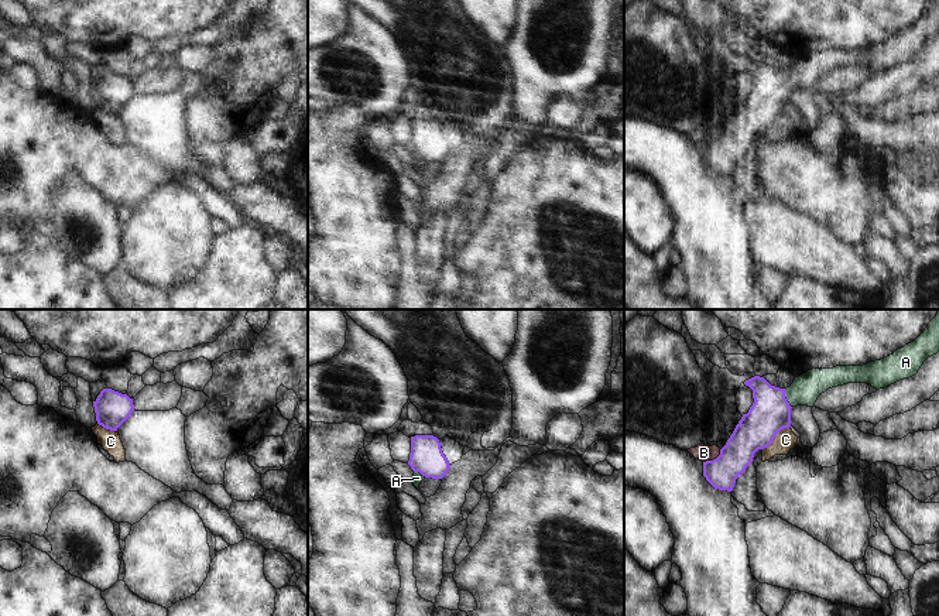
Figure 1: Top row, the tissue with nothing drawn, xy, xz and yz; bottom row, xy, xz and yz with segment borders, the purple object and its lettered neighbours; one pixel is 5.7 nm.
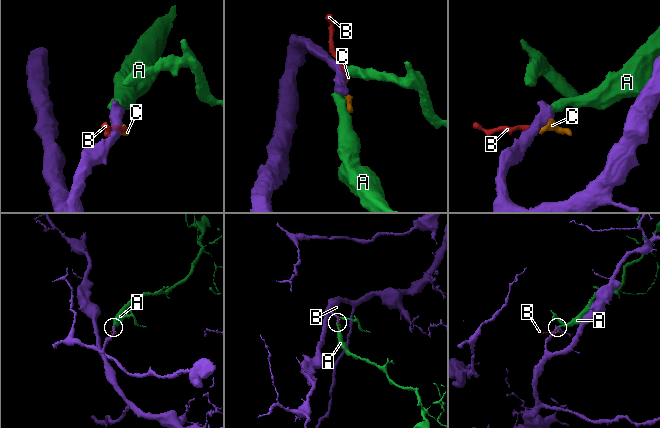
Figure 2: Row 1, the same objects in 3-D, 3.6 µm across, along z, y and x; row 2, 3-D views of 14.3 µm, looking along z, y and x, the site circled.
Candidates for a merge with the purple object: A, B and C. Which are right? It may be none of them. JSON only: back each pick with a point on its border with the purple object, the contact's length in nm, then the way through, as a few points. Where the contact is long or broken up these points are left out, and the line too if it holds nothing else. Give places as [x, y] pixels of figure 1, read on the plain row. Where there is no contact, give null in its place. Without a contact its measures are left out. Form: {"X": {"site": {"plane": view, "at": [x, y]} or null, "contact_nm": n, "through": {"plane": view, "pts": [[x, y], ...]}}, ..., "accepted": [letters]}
{"A": {"site": {"plane": "yz", "at": [785, 82]}, "contact_nm": 120, "through": {"plane": "yz", "pts": [[770, 96], [785, 82], [801, 76], [806, 71]]}}, "accepted": ["A"]}

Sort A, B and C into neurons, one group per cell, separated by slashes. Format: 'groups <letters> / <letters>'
groups A / B C

